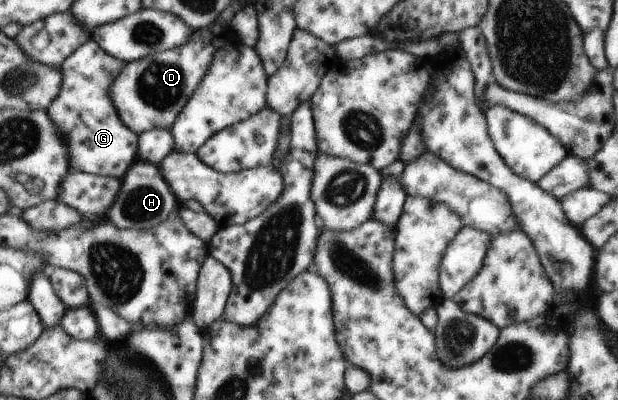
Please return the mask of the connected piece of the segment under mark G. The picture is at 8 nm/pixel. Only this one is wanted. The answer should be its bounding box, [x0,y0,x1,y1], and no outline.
[47,40,138,180]

